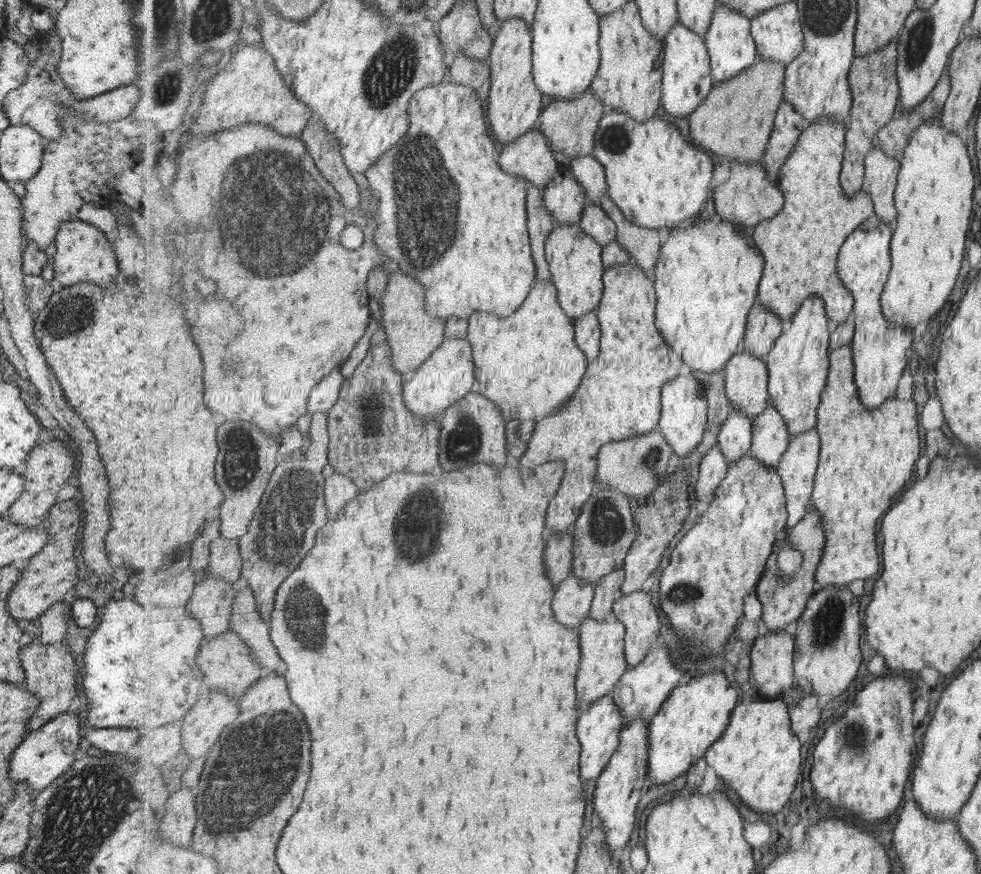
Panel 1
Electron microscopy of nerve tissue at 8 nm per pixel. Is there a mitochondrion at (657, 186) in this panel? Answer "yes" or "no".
no

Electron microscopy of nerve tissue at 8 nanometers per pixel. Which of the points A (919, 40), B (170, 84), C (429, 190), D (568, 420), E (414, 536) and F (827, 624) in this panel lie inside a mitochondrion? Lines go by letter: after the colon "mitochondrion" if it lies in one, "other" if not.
A: mitochondrion
B: mitochondrion
C: mitochondrion
D: other
E: mitochondrion
F: mitochondrion

